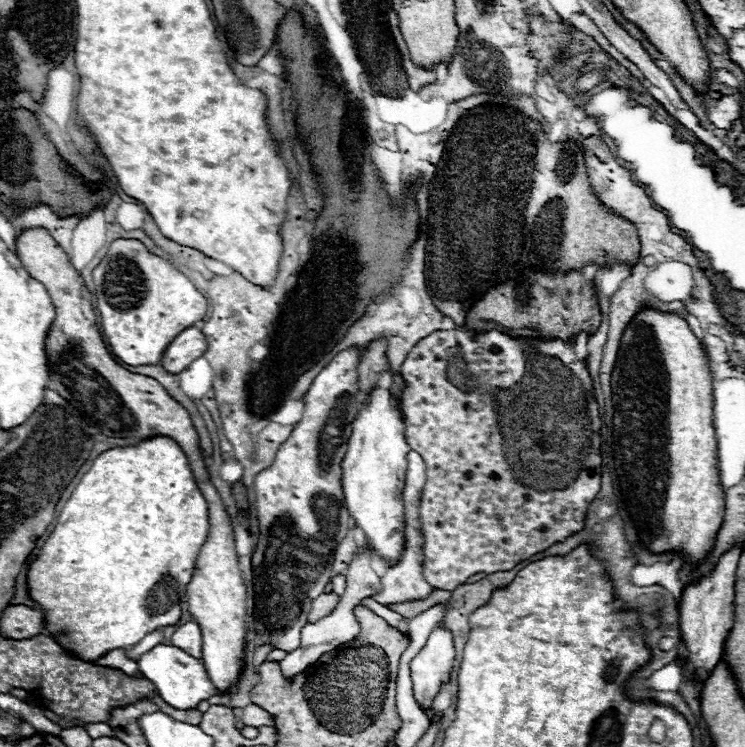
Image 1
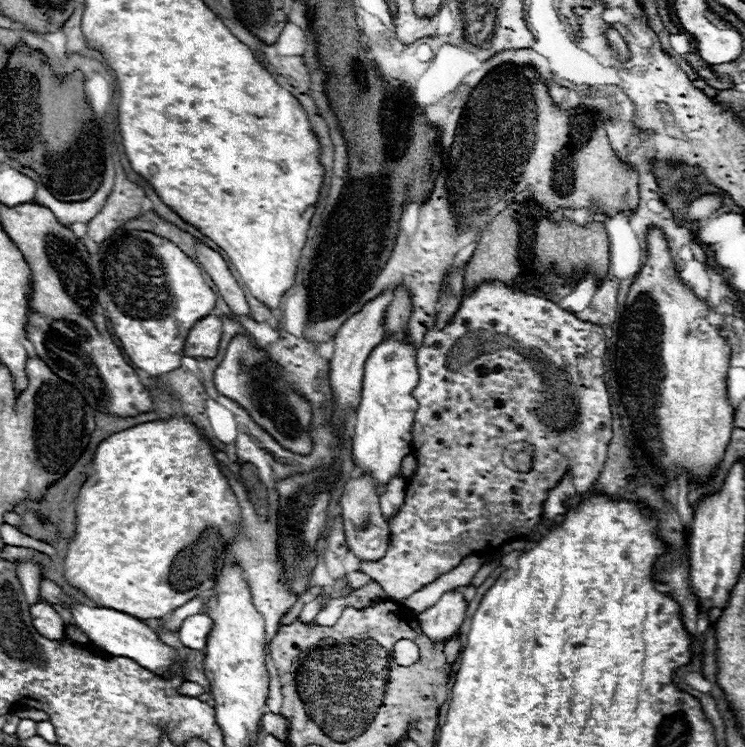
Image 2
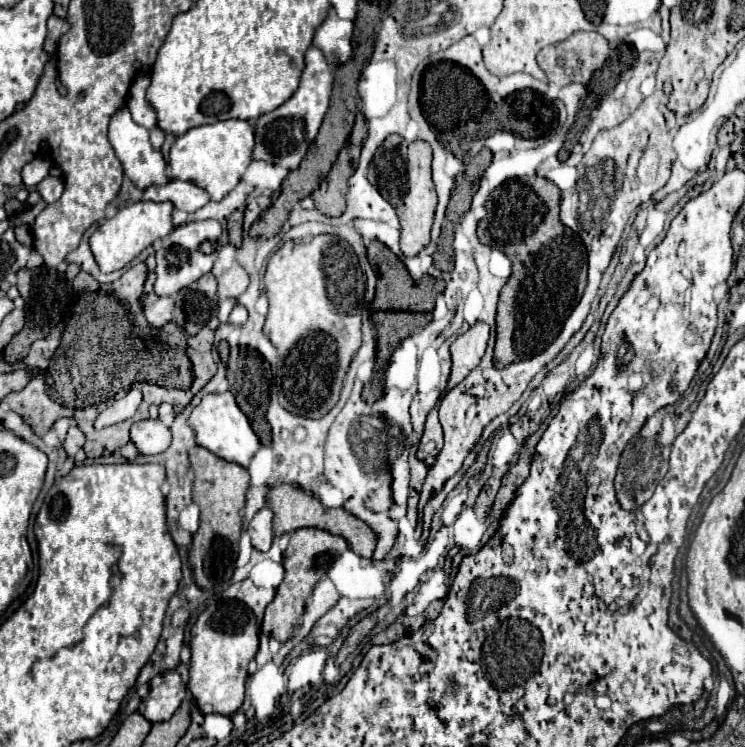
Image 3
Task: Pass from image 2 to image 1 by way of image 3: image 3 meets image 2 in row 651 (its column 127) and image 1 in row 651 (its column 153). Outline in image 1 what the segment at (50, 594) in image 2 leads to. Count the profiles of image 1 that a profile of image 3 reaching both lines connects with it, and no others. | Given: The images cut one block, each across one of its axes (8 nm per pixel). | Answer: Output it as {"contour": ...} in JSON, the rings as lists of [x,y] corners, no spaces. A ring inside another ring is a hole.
{"contour":[[[158,644],[152,650],[140,654],[138,658],[138,666],[140,666],[140,674],[144,674],[148,680],[152,680],[162,696],[162,700],[178,710],[186,710],[186,708],[194,708],[198,706],[198,702],[206,700],[208,696],[216,694],[218,690],[212,686],[206,668],[200,660],[192,658],[188,652],[184,652],[182,648],[176,646],[168,646],[168,644]]]}

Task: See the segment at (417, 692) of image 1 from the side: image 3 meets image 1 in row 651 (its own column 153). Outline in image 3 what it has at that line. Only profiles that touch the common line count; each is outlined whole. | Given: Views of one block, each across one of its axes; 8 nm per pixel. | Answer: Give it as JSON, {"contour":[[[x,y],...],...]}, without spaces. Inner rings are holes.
{"contour":[[[142,420],[132,424],[130,440],[140,454],[160,454],[170,446],[170,430],[160,420]]]}

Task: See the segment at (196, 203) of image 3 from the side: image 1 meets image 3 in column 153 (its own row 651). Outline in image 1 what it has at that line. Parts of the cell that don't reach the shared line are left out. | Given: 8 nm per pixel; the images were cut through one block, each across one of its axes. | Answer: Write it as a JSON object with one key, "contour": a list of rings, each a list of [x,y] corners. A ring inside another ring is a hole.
{"contour":[[[186,622],[182,626],[176,628],[176,632],[170,638],[172,646],[182,648],[184,652],[188,652],[194,658],[202,658],[202,634],[200,634],[200,626],[196,622]]]}

